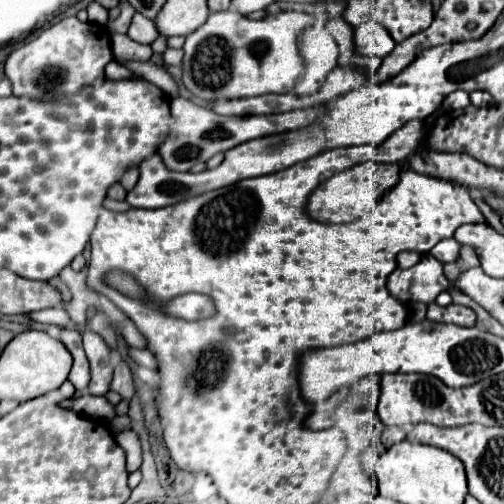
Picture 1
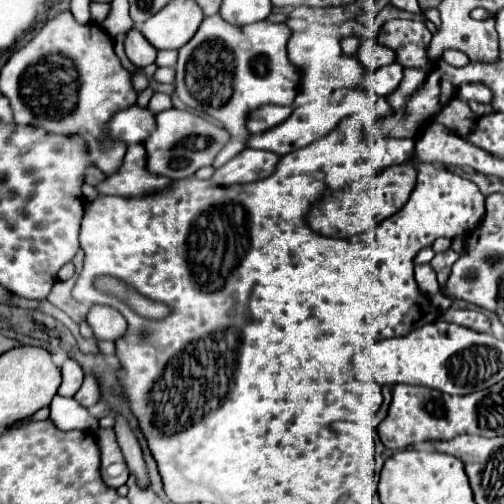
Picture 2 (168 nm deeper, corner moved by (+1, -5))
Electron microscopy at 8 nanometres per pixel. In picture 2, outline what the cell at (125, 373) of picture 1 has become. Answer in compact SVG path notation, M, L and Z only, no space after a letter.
M121 415L115 417L115 435L117 435L117 443L119 443L121 451L123 451L123 457L127 461L127 467L129 467L131 475L135 475L137 485L141 489L147 489L149 487L149 475L147 475L147 469L145 469L141 447L137 443L129 423Z

